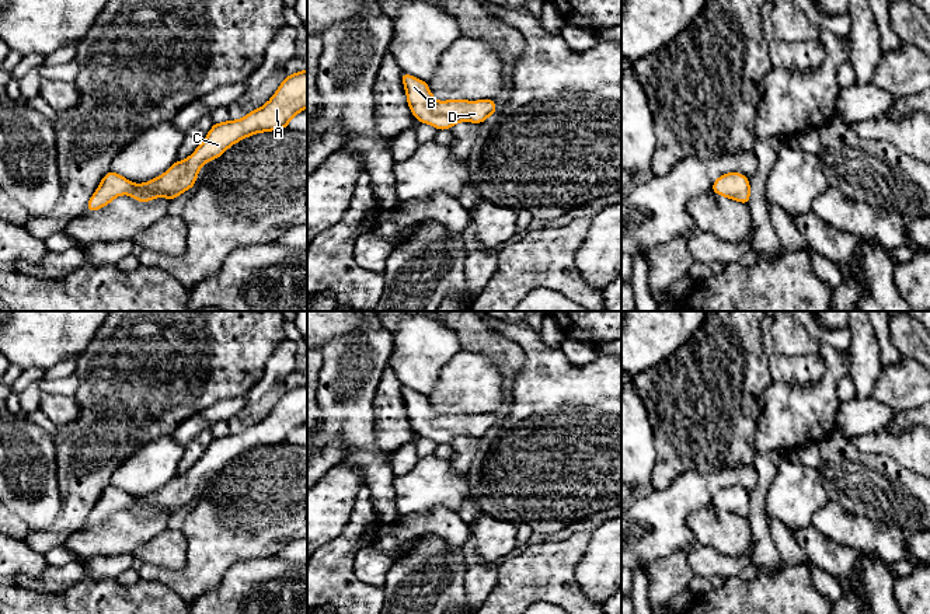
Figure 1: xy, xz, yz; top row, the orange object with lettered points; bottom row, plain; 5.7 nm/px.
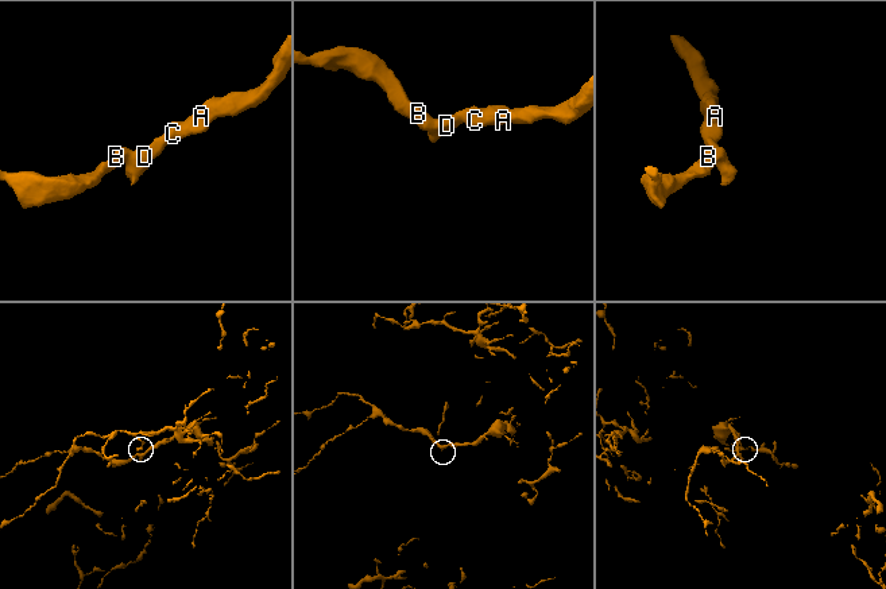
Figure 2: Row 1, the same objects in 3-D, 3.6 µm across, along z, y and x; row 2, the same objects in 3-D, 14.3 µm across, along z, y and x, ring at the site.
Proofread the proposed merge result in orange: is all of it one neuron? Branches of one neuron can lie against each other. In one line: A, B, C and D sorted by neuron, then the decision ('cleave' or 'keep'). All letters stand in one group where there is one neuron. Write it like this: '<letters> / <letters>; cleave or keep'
A B C D; keep

